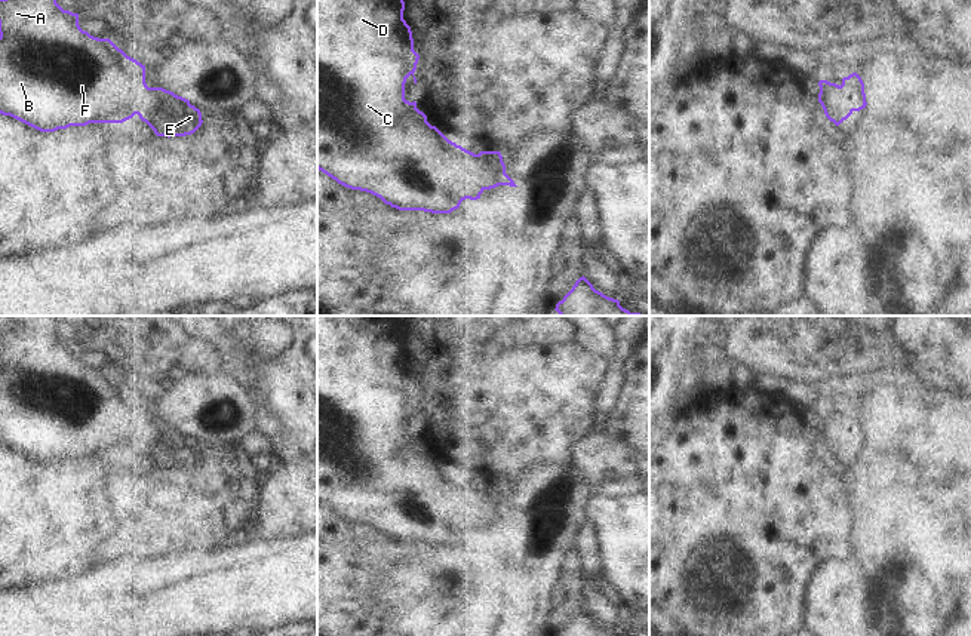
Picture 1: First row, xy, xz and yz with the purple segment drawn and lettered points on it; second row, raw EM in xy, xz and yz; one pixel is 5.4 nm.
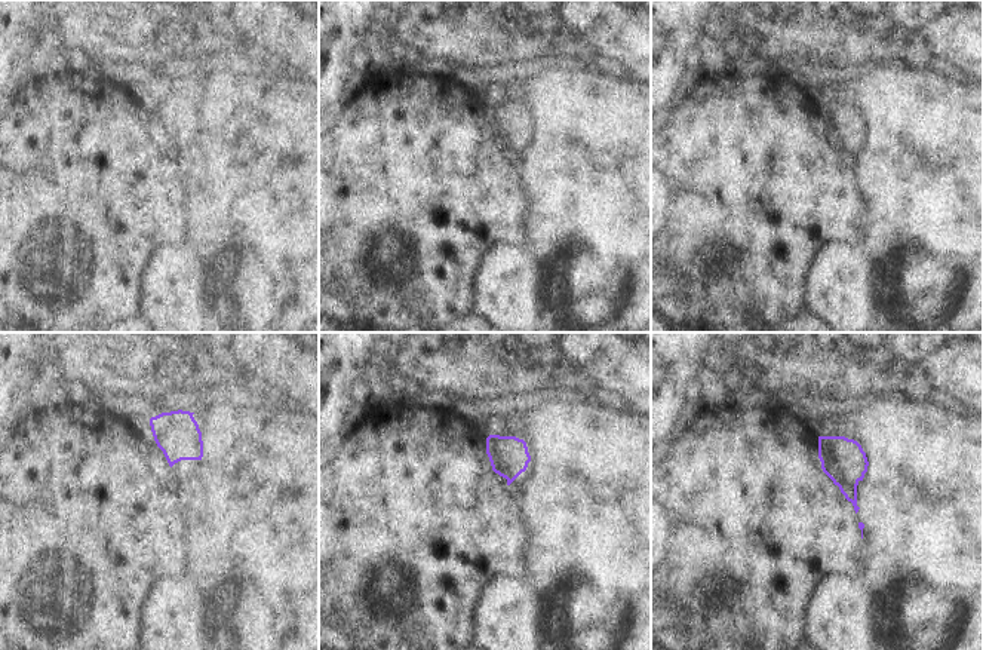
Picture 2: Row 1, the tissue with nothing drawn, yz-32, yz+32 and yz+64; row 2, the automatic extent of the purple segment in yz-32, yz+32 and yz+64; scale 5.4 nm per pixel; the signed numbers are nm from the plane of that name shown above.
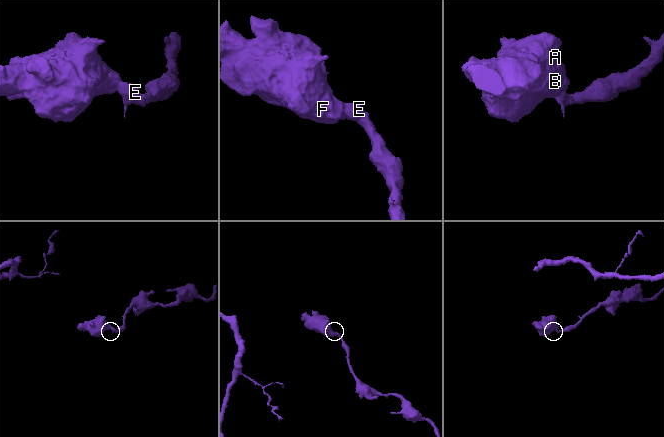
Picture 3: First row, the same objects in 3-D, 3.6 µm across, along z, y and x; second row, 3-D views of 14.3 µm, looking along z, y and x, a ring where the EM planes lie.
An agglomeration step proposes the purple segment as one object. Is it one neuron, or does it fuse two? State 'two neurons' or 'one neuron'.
one neuron

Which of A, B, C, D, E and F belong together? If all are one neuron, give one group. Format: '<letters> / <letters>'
A B C D E F

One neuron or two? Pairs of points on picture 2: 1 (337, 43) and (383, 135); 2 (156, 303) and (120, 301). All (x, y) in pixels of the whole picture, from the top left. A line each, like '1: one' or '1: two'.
1: two
2: two

